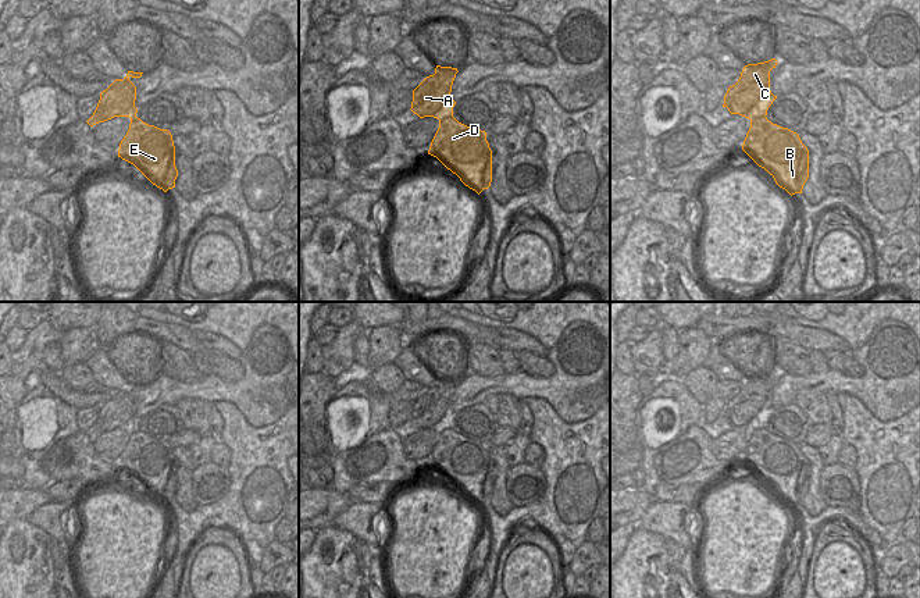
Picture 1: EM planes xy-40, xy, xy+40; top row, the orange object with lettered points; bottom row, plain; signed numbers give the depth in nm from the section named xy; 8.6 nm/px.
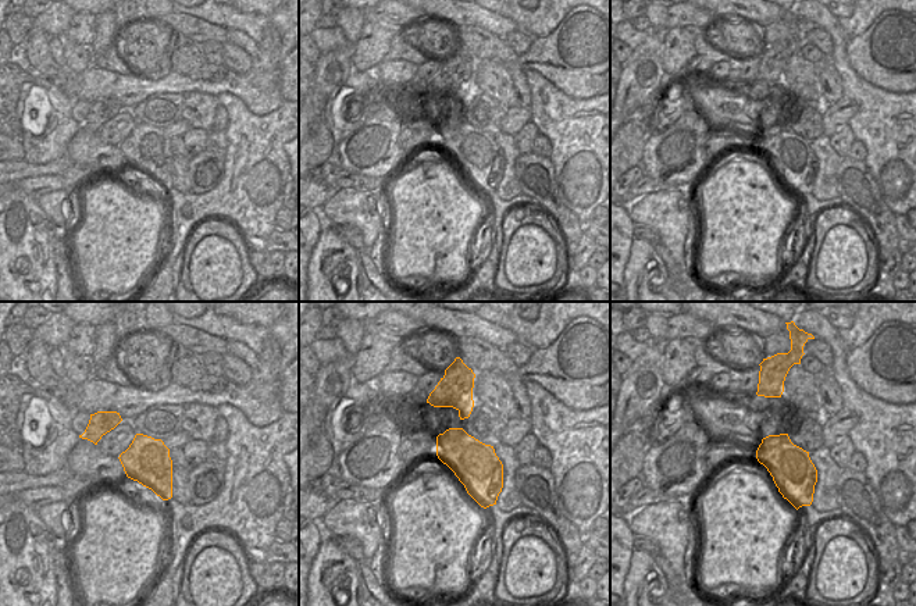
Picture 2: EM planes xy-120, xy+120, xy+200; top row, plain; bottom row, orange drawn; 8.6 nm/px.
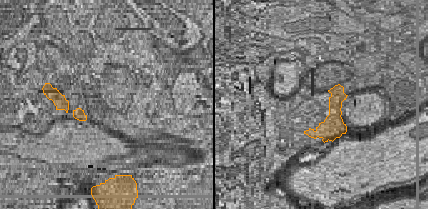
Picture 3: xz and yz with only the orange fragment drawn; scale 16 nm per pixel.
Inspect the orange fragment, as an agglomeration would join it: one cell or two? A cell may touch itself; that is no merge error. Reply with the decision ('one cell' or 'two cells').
two cells

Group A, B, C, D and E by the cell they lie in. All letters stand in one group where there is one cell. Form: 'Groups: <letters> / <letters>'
Groups: A C / B D E.

